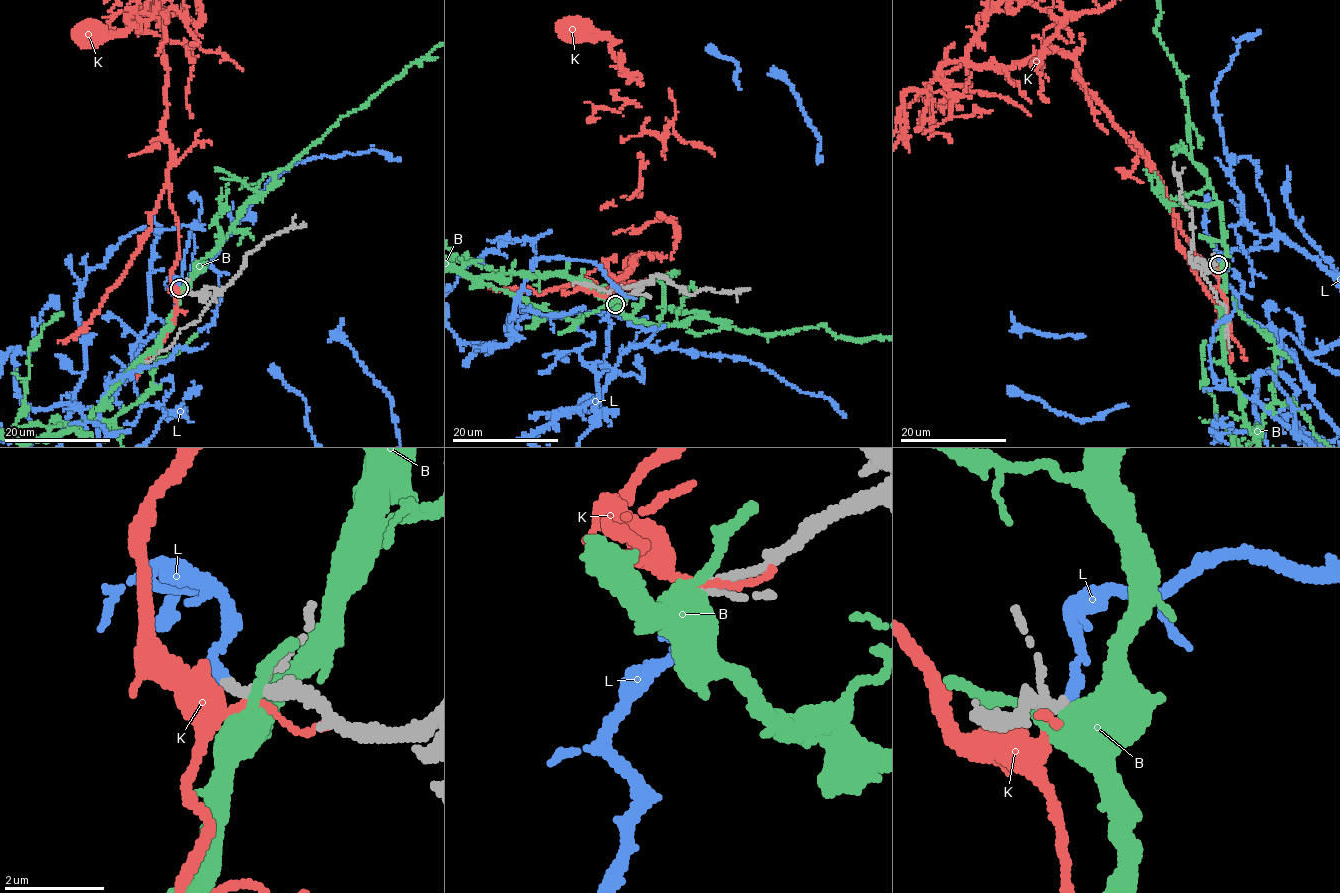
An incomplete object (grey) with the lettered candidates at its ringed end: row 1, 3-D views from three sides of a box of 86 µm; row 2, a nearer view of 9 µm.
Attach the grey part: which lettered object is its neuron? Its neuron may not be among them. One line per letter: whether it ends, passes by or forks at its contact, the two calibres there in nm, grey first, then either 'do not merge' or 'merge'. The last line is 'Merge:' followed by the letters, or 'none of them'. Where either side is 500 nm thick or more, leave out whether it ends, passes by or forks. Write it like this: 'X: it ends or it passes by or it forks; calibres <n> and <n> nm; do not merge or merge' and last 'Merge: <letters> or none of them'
B: it passes by; calibres 220 and 320 nm; do not merge
K: it passes by; calibres 220 and 130 nm; do not merge
L: it ends; calibres 160 and 200 nm; merge
Merge: L

